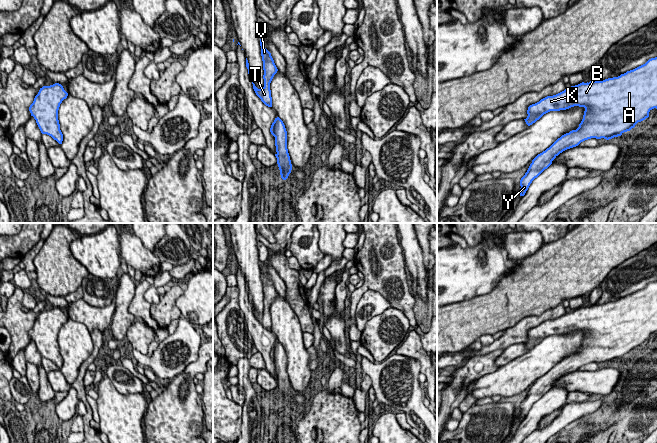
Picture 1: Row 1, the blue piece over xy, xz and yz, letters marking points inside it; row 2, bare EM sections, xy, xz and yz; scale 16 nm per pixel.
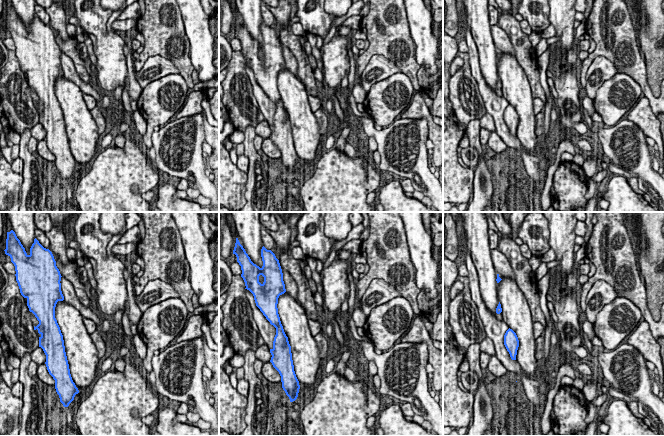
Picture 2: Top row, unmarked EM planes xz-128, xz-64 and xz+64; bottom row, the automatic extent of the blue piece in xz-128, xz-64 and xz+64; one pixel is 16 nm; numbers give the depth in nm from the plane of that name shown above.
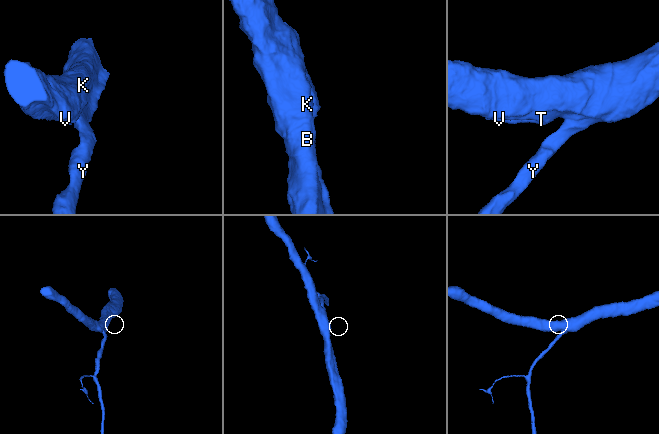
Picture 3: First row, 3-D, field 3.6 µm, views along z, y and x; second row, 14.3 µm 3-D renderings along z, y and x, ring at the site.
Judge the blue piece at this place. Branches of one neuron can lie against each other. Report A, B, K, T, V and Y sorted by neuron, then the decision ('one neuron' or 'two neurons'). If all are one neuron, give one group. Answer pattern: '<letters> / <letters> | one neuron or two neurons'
A B K T V Y | one neuron

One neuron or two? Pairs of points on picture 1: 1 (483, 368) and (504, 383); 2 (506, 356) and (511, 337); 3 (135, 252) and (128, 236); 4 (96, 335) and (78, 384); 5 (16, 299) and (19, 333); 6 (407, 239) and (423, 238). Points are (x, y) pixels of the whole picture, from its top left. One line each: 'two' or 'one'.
1: two
2: two
3: one
4: one
5: one
6: two

